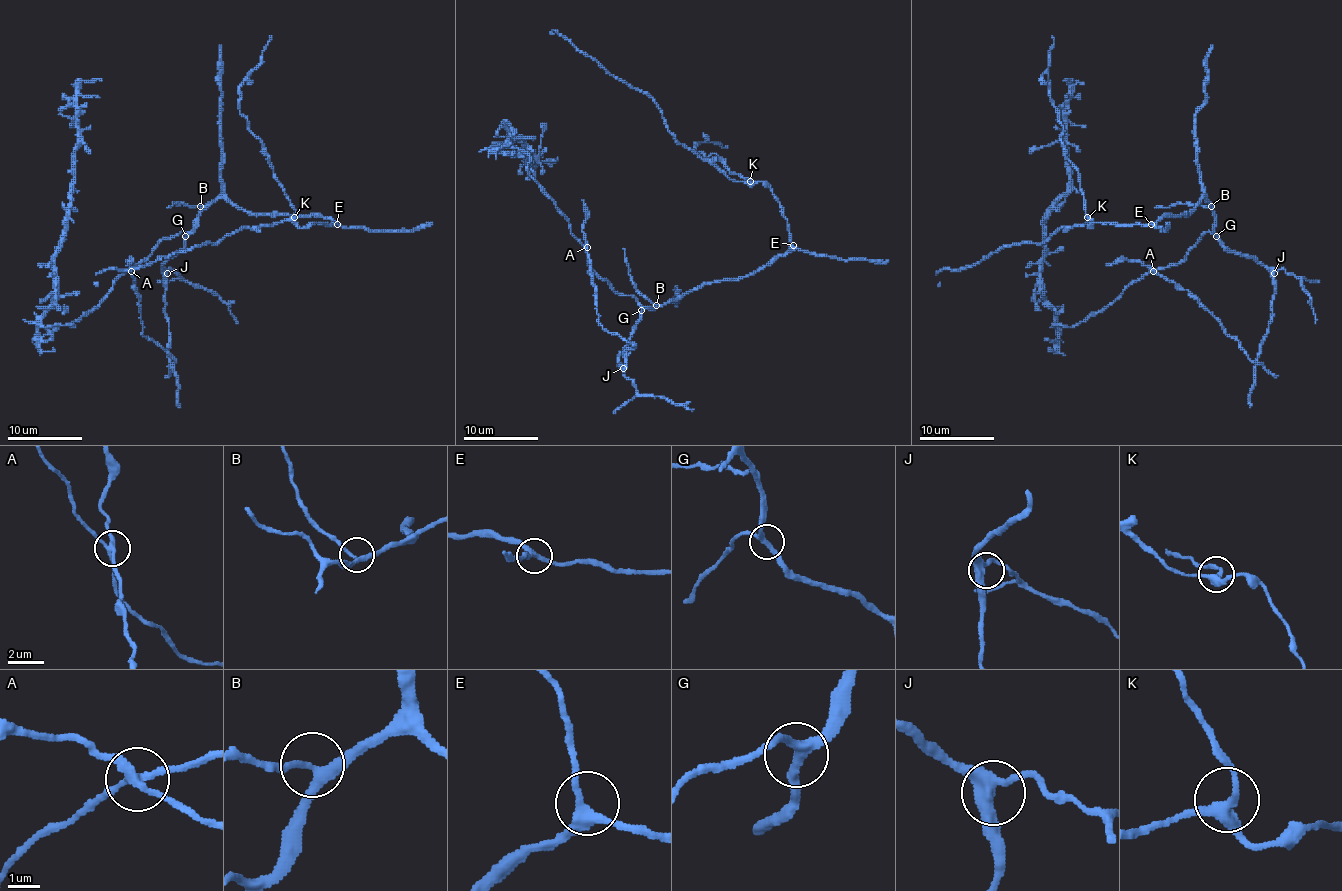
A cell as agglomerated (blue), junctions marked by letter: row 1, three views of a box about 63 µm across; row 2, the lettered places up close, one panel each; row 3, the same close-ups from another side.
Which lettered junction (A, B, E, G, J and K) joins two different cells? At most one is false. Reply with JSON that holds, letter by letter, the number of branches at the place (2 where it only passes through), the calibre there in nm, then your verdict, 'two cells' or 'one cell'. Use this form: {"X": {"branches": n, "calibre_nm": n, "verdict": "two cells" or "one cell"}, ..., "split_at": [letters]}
{"A": {"branches": 4, "calibre_nm": 260, "verdict": "two cells"}, "B": {"branches": 3, "calibre_nm": 240, "verdict": "one cell"}, "E": {"branches": 3, "calibre_nm": 260, "verdict": "one cell"}, "G": {"branches": 3, "calibre_nm": 280, "verdict": "one cell"}, "J": {"branches": 3, "calibre_nm": 360, "verdict": "one cell"}, "K": {"branches": 3, "calibre_nm": 300, "verdict": "one cell"}, "split_at": ["A"]}

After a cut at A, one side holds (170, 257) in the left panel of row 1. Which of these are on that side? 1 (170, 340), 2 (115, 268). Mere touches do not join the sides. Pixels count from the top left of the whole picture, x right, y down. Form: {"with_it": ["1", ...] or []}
{"with_it": ["1", "2"]}

